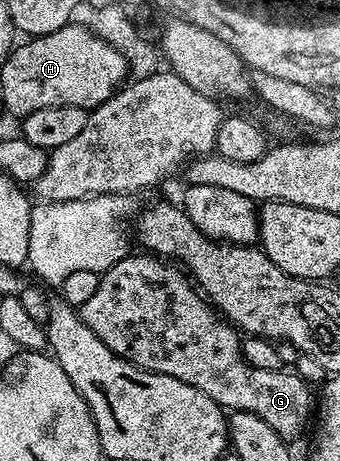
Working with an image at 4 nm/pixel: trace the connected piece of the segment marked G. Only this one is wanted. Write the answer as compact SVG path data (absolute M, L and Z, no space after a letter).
M138 251L135 257L123 255L111 269L99 276L96 292L88 298L88 303L80 306L80 316L104 347L128 363L147 369L149 373L172 375L172 379L180 379L180 383L188 383L196 387L196 391L204 391L204 395L211 397L223 410L260 415L260 419L264 419L264 423L268 423L268 427L272 427L272 431L287 443L294 443L305 431L306 424L309 421L311 424L311 386L294 371L264 371L248 364L242 358L243 338L239 330L219 315L195 288L191 278L169 260L142 251Z

